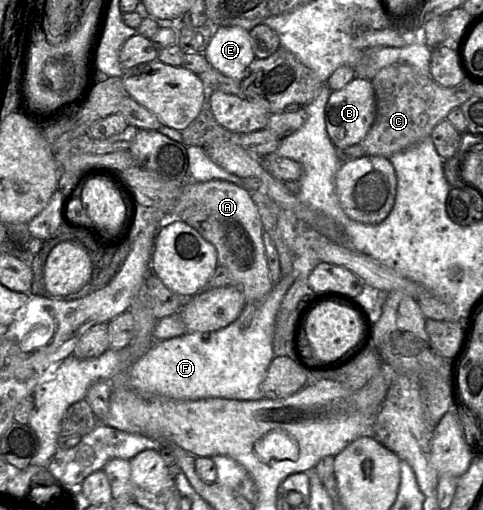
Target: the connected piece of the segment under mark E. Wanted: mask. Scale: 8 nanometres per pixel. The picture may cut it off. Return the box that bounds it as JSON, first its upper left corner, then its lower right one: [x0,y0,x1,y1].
[204,26,255,81]

